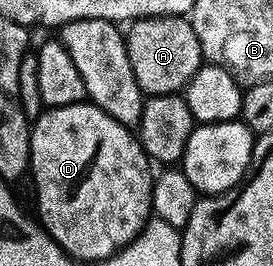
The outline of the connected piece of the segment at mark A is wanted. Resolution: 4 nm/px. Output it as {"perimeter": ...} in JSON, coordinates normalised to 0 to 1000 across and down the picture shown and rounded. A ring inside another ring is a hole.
{"perimeter":[[[538,60],[527,75],[487,79],[473,94],[476,124],[458,124],[462,199],[469,233],[484,248],[484,278],[513,323],[513,338],[538,365],[634,361],[663,350],[696,301],[744,252],[733,158],[718,143],[718,113],[703,113],[681,60]]]}

